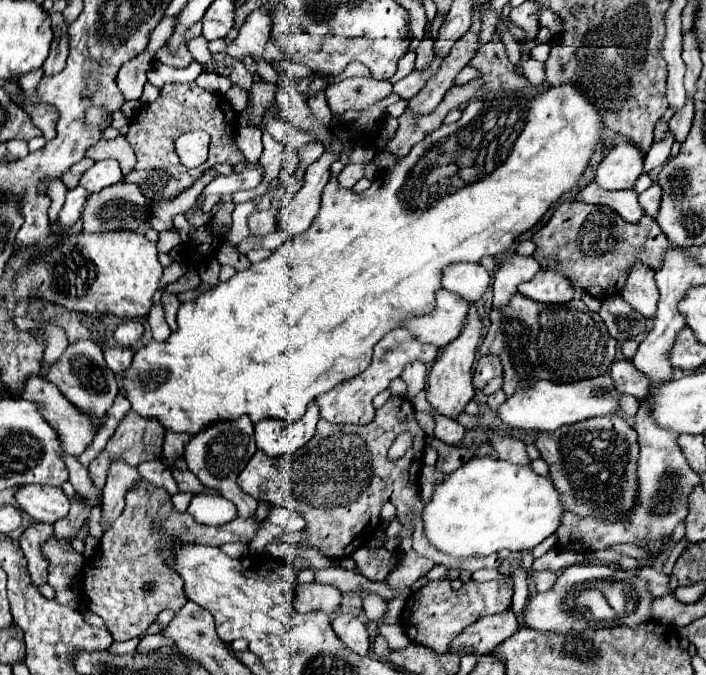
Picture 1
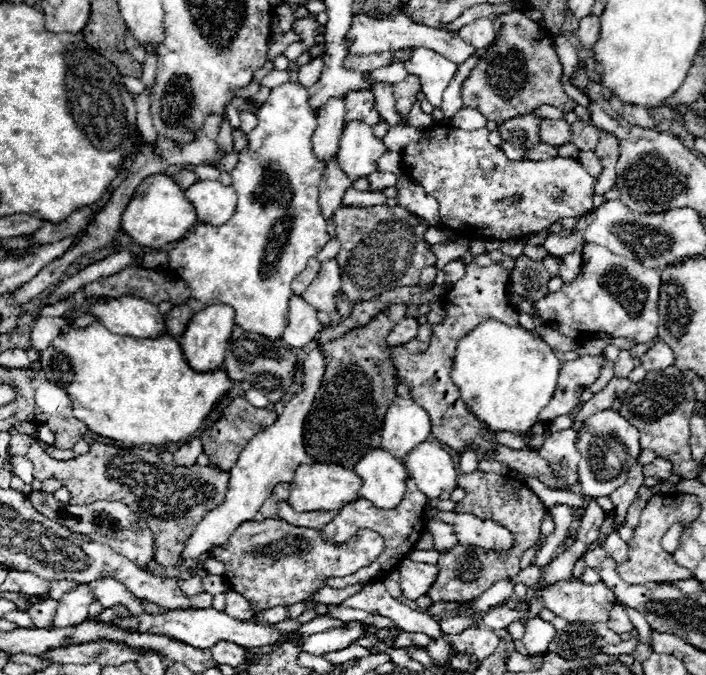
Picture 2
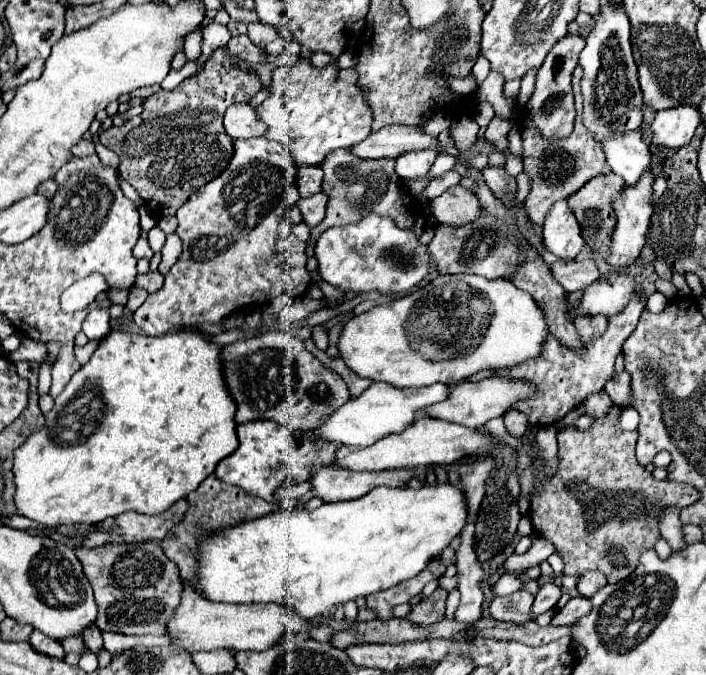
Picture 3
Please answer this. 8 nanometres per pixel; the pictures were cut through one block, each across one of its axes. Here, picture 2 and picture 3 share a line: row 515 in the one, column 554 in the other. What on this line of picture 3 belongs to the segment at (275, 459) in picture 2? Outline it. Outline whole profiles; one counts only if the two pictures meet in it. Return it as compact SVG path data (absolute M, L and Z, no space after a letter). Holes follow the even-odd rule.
M566 200L556 202L544 224L544 246L556 254L560 260L574 260L582 250L584 240L580 236L580 226L568 208Z

